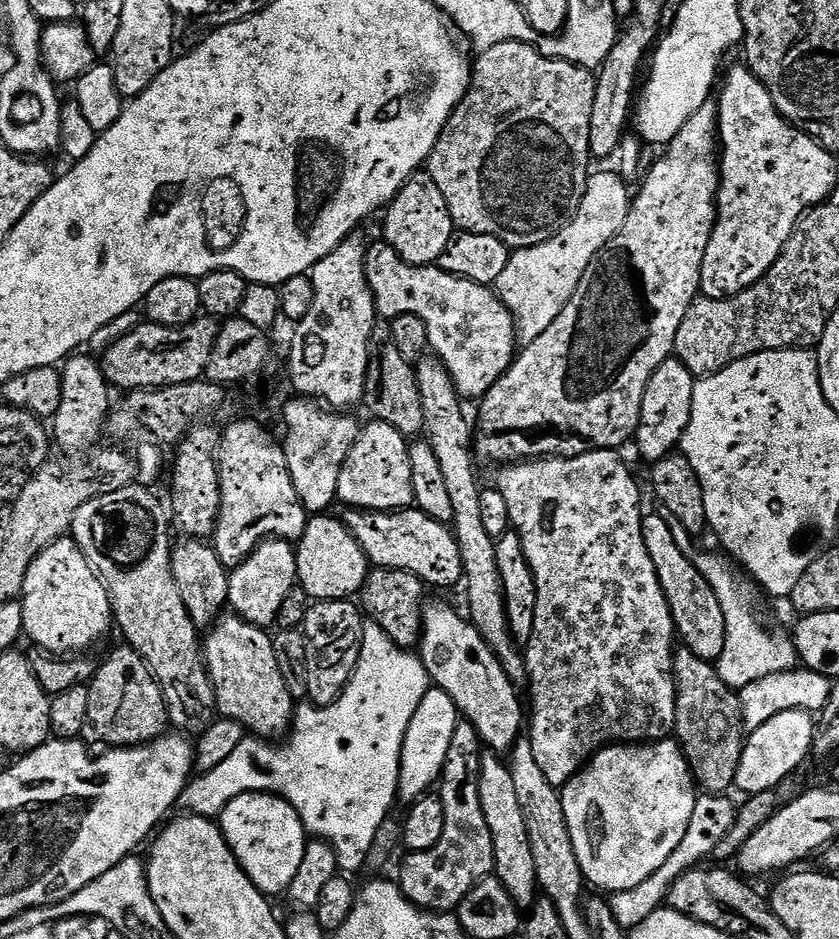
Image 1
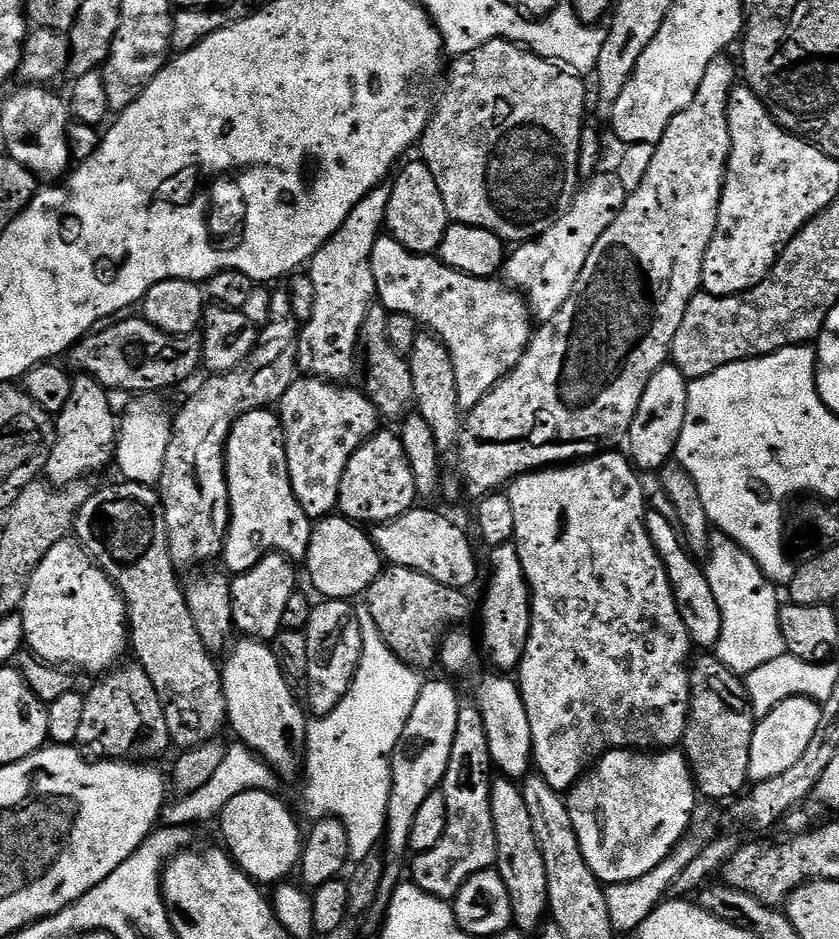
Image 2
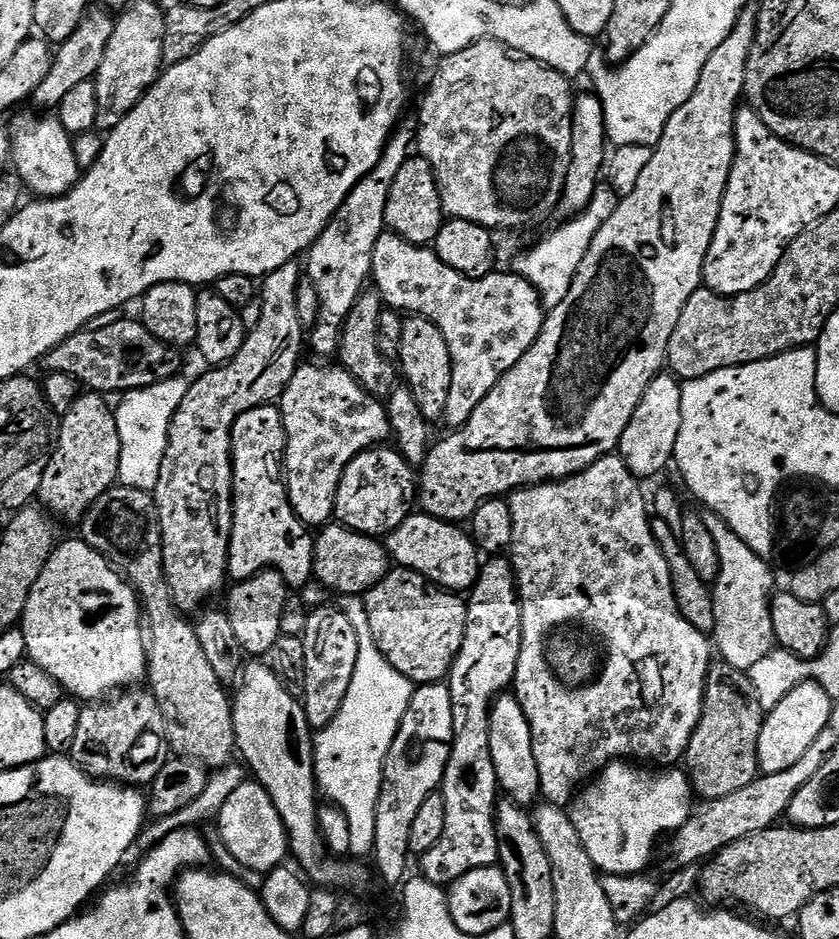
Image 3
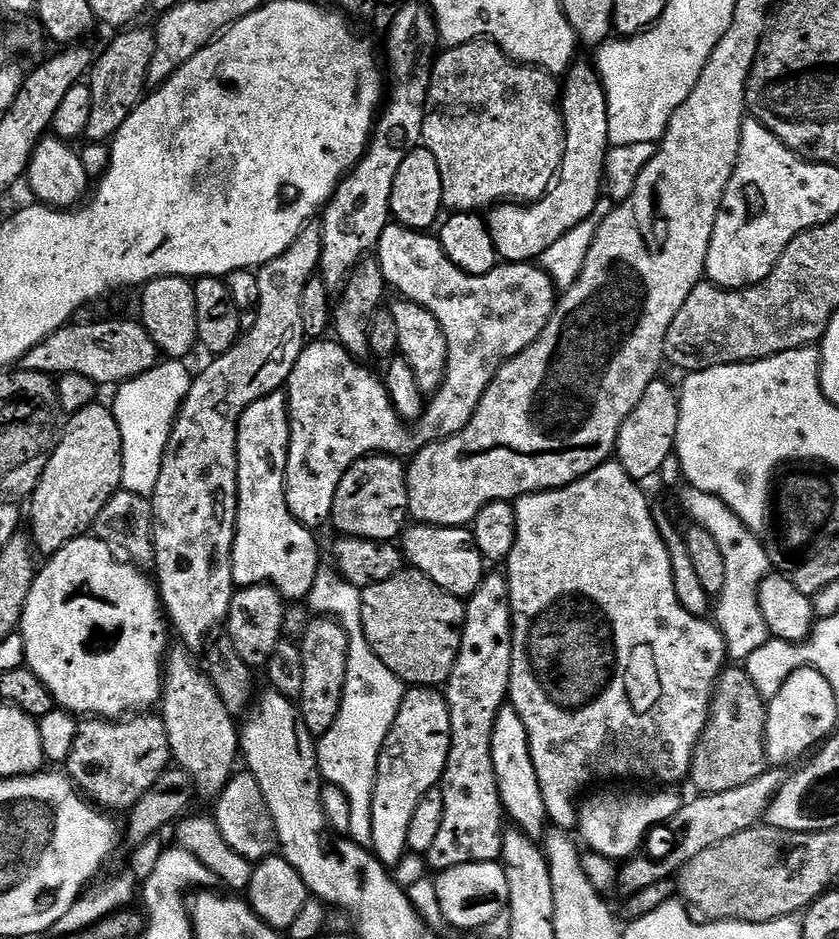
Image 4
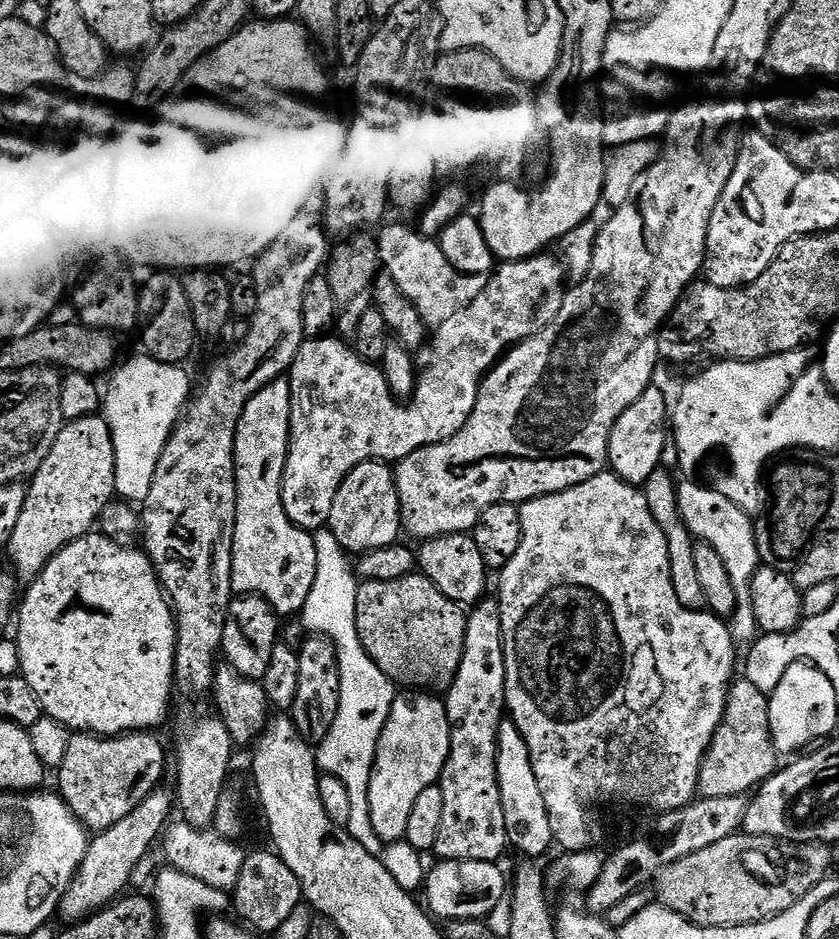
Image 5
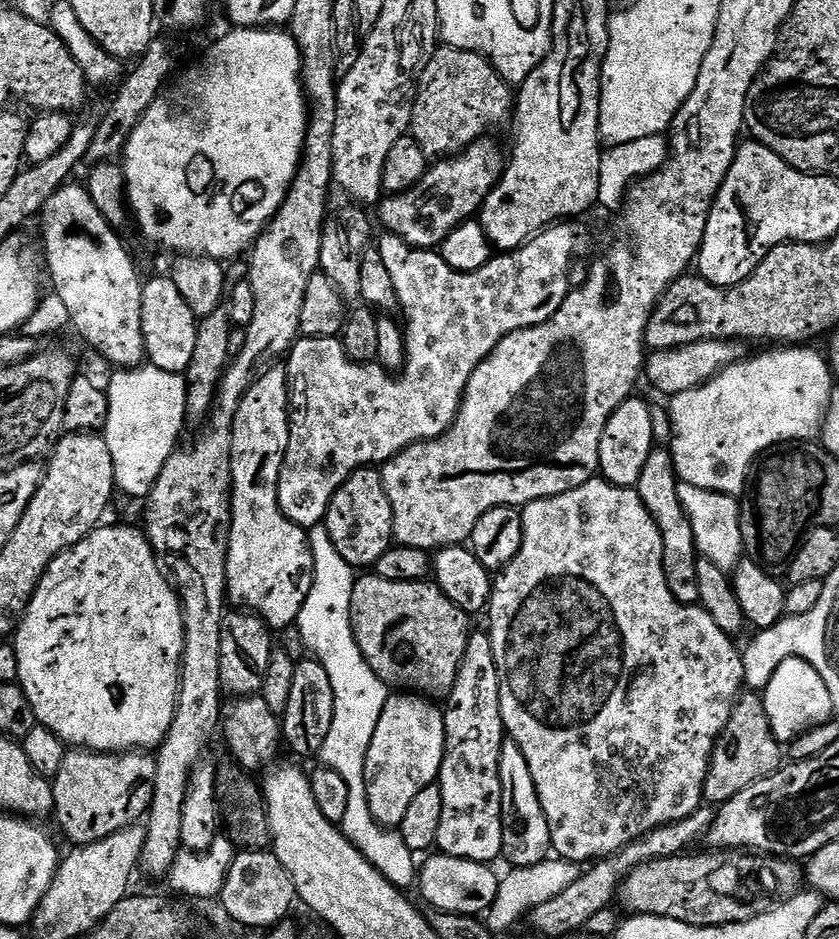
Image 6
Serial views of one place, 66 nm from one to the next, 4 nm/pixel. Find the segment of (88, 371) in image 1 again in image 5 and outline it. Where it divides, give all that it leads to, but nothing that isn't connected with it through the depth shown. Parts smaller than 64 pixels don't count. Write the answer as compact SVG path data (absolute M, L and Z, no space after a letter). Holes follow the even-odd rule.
M97 414L67 421L58 434L50 454L46 454L46 462L42 462L36 475L31 477L24 494L24 509L22 514L18 514L18 522L8 539L6 555L12 559L10 568L17 581L24 586L31 585L67 544L89 535L97 527L102 510L107 504L113 503L116 495L115 444L105 417Z

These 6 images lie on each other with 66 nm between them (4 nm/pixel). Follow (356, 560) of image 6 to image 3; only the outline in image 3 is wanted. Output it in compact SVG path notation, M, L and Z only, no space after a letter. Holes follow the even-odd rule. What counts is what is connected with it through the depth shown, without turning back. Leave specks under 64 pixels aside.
M392 446L367 448L346 466L336 495L335 519L345 528L364 536L387 537L405 518L413 515L418 500L418 476L413 465L404 461Z

